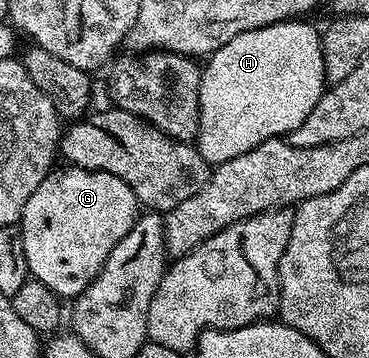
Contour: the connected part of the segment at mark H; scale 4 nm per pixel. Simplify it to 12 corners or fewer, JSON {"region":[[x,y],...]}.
{"region":[[301,18],[208,57],[195,146],[210,166],[288,137],[327,91]]}

